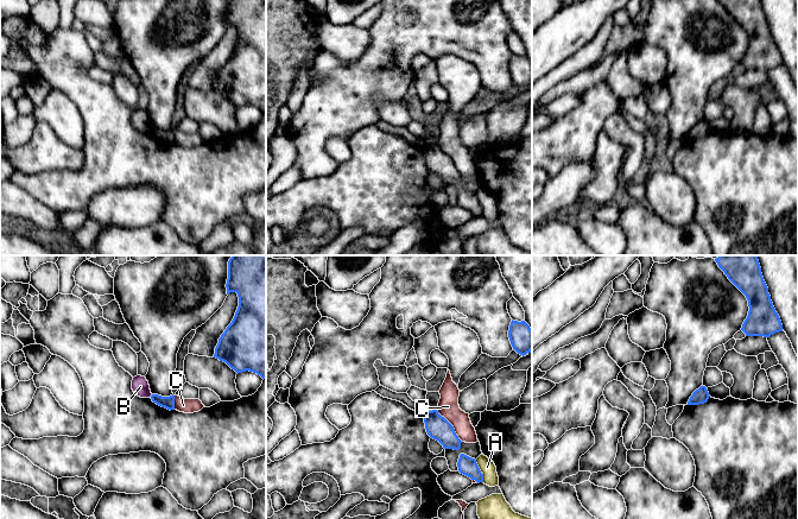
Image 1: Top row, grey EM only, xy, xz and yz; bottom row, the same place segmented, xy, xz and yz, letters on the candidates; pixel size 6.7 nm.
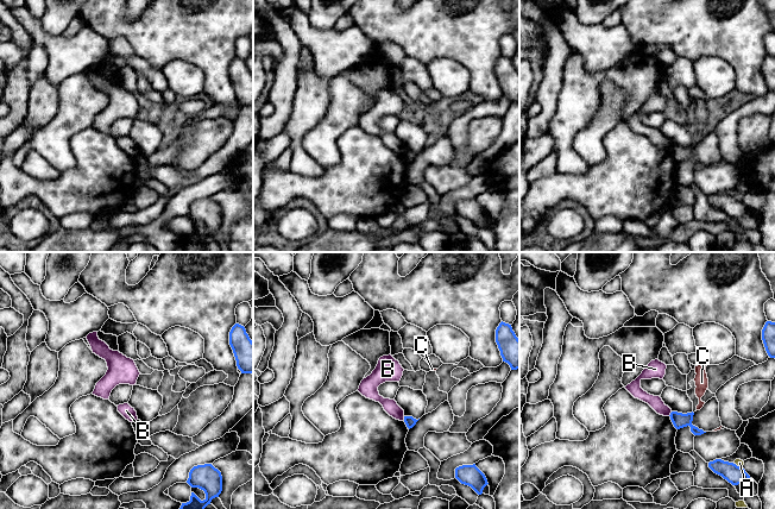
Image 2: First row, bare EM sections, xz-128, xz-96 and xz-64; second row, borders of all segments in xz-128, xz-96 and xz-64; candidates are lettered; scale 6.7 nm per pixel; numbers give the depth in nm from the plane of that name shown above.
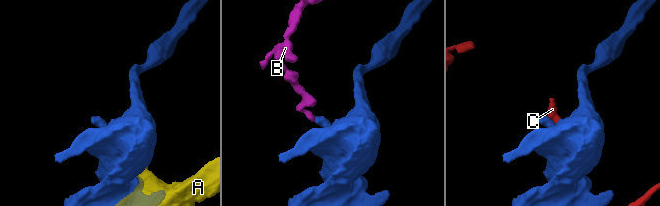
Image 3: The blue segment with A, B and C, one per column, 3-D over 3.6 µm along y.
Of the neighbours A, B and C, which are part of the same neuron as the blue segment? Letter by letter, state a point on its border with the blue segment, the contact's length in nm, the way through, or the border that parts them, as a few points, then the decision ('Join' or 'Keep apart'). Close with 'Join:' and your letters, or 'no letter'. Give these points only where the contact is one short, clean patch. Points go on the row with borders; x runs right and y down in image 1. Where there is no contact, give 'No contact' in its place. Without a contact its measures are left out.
A: Touches blue at xz (480, 470). Shared border 160 nm. Keep apart
B: Touches blue at xy (151, 396). Shared border 30 nm. Boundary: xy (152, 394), (150, 397). Keep apart
C: Touches blue at xz (451, 425). Shared border 280 nm. Keep apart
Join: no letter

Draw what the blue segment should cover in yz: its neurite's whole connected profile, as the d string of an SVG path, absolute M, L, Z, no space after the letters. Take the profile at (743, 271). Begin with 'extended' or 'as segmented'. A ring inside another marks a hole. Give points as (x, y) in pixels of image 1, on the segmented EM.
as segmented; M720 255L715 259L728 279L746 296L748 316L741 330L746 336L764 336L783 331L756 255Z

